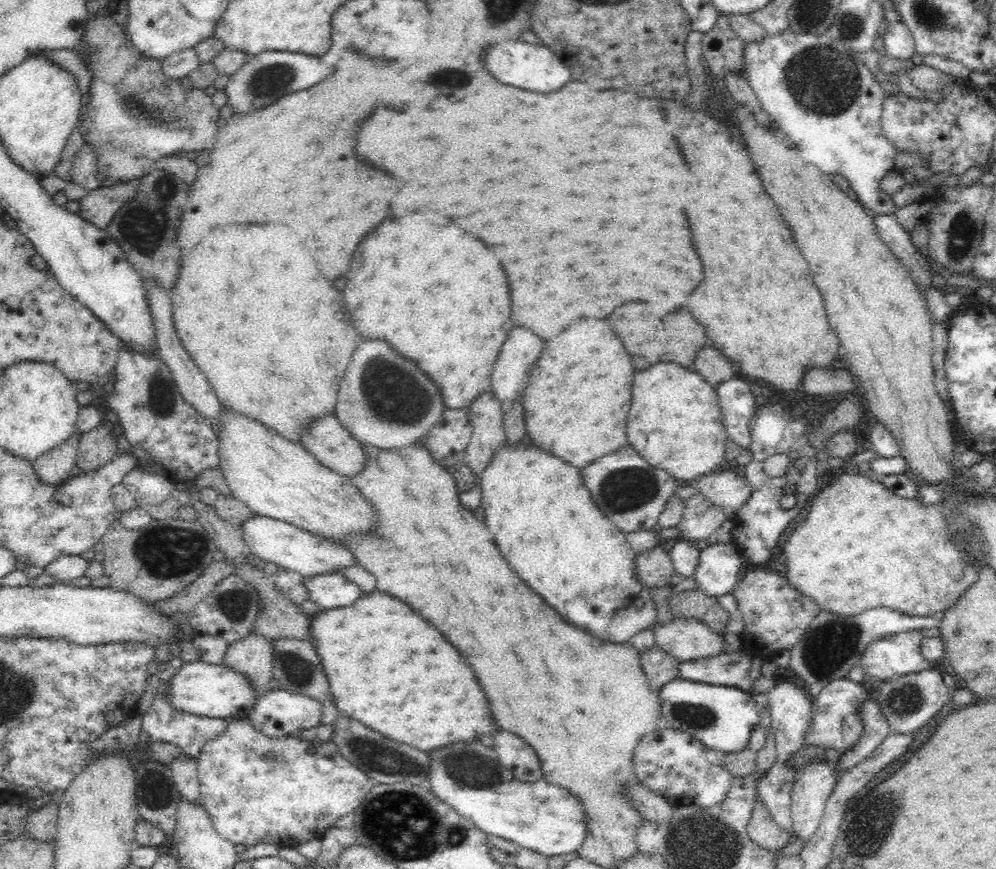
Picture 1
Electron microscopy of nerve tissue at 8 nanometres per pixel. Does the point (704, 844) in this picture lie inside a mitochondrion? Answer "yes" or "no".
yes

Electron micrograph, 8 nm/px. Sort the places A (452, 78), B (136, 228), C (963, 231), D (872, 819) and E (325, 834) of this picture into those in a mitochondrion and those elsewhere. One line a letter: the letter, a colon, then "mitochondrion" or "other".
A: mitochondrion
B: mitochondrion
C: mitochondrion
D: mitochondrion
E: other

